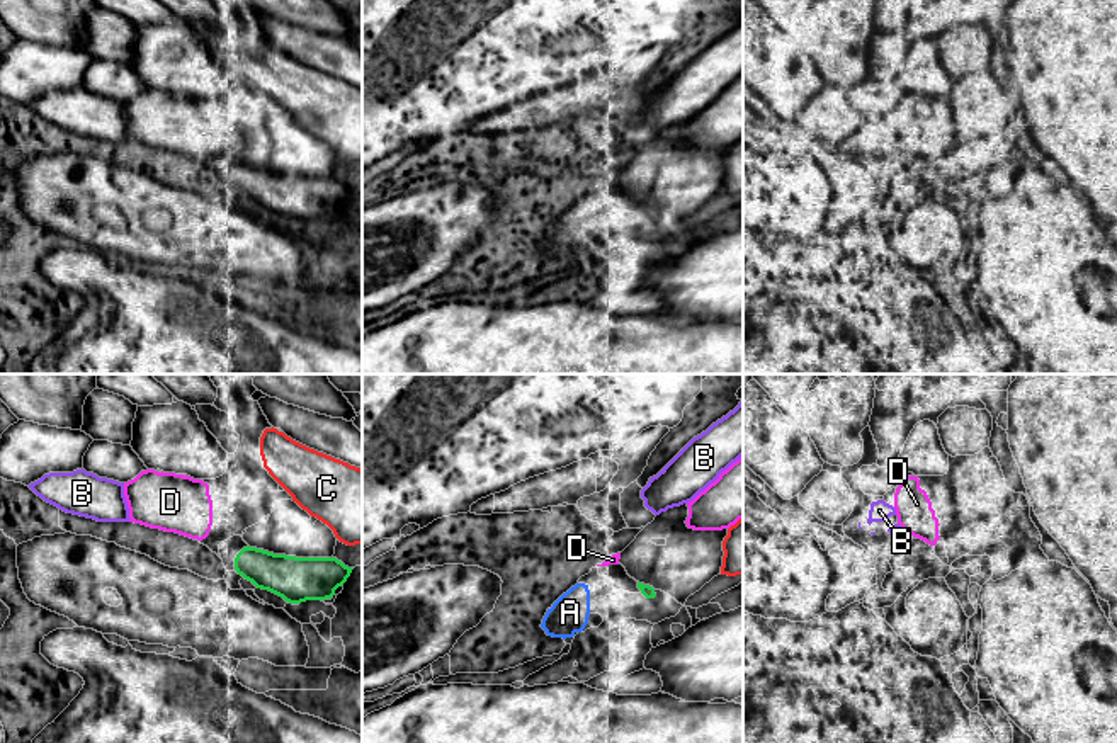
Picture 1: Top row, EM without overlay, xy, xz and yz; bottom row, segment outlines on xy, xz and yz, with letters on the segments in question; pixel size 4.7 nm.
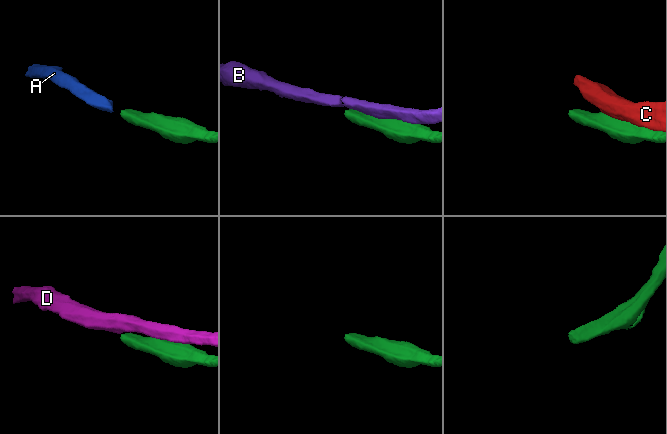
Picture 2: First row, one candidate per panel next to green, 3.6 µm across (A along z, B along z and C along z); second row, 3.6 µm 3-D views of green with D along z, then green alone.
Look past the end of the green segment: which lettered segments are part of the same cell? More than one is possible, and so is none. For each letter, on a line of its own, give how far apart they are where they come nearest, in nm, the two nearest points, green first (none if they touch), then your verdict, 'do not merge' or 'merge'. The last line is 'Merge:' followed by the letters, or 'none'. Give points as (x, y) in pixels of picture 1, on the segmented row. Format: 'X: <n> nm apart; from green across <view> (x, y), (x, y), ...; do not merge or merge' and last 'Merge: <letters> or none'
A: 240 nm apart; from green across xz (638, 587), (589, 590); merge
B: 320 nm apart; from green across xz (638, 582), (655, 514); do not merge
C: 80 nm apart; from green across xy (335, 558), (344, 543); do not merge
D: 130 nm apart; from green across xz (638, 582), (618, 563); do not merge
Merge: A

